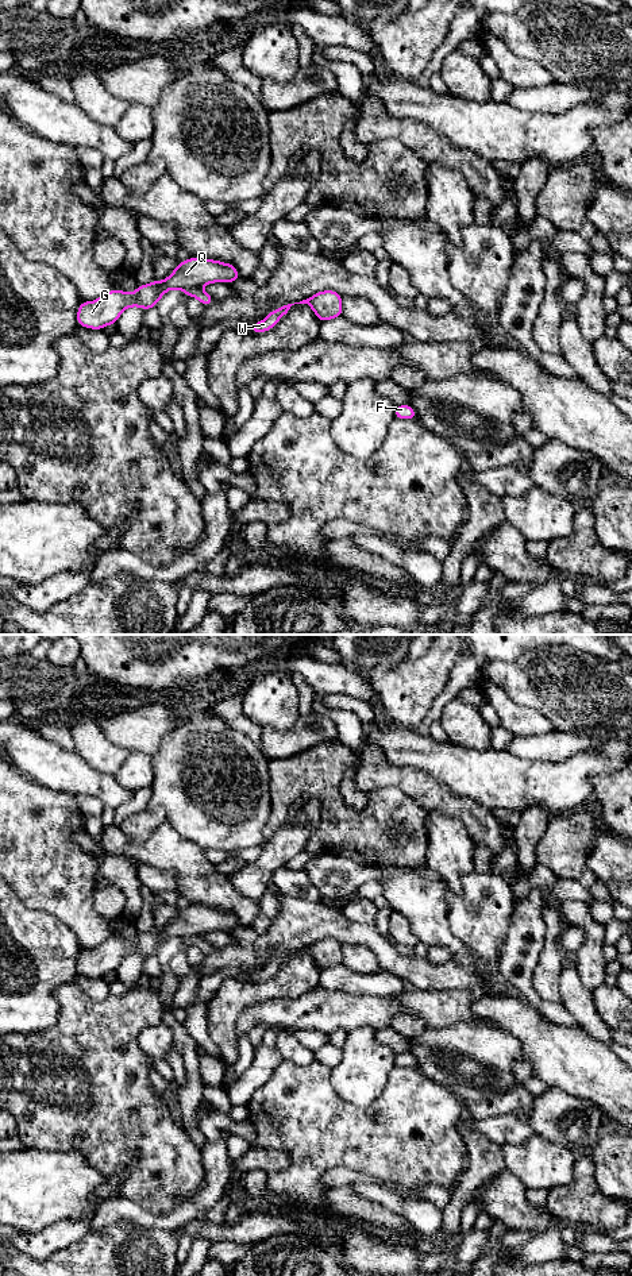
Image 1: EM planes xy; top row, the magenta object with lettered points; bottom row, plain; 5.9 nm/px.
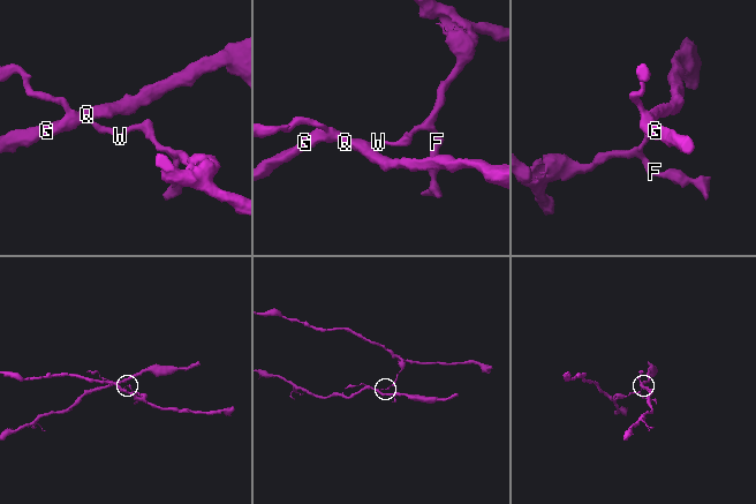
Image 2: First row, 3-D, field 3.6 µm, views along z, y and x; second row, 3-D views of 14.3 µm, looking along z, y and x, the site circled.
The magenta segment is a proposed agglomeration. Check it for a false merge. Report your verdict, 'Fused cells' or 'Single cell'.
Fused cells

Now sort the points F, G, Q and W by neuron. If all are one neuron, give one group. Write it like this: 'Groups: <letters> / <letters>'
Groups: F W / G Q

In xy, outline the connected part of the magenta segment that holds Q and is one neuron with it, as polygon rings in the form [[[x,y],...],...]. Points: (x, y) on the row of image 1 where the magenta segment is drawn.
[[[192,257],[177,265],[162,282],[154,280],[149,285],[138,285],[135,293],[112,289],[95,301],[81,301],[77,324],[90,329],[103,329],[105,325],[116,324],[122,312],[130,307],[140,307],[144,311],[154,308],[170,289],[186,290],[212,282],[228,284],[238,280],[239,273],[232,263]]]

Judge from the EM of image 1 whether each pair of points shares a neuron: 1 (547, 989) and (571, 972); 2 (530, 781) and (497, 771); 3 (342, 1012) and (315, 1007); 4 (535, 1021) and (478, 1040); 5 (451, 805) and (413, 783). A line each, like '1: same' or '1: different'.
1: different
2: same
3: same
4: different
5: same

